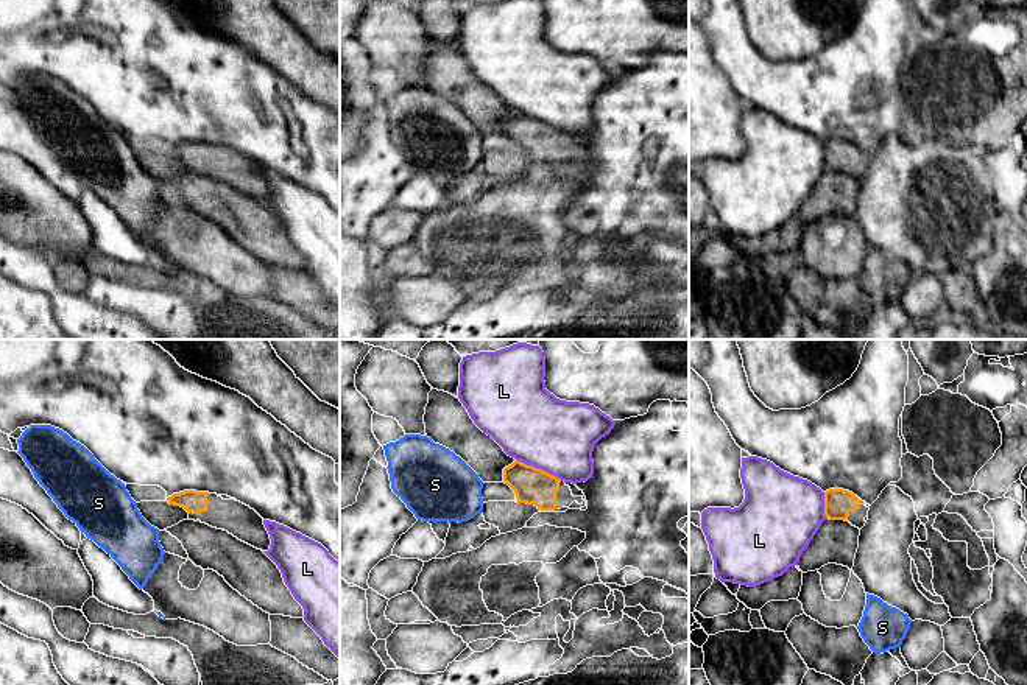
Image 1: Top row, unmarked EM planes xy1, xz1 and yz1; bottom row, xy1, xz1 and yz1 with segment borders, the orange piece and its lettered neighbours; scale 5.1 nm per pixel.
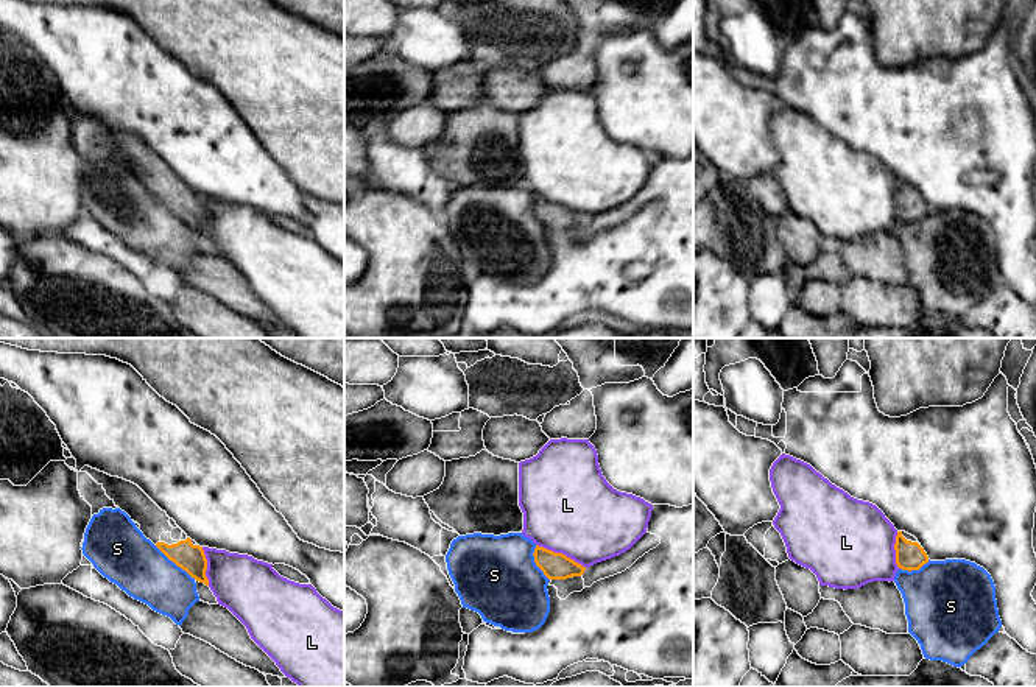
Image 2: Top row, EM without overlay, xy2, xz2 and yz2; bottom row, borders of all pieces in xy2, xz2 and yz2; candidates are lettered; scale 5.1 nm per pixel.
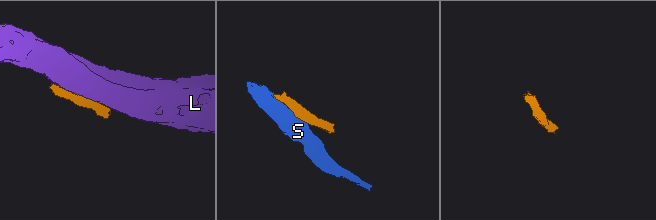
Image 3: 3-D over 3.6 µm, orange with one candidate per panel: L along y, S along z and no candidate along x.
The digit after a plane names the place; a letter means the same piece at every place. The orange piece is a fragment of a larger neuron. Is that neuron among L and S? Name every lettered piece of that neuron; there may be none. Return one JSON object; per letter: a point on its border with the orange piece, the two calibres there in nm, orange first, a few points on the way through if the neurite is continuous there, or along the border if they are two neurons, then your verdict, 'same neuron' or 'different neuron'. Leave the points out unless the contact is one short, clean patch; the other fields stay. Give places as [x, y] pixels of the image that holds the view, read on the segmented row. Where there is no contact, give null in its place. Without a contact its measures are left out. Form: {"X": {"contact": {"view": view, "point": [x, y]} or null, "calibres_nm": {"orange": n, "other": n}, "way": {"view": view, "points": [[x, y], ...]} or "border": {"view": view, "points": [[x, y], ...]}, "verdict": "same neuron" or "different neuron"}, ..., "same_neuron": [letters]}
{"L": {"contact": {"view": "xz2", "point": [561, 553]}, "calibres_nm": {"orange": 140, "other": 480}, "verdict": "different neuron"}, "S": {"contact": {"view": "xy2", "point": [175, 563]}, "calibres_nm": {"orange": 140, "other": 300}, "verdict": "different neuron"}, "same_neuron": []}

